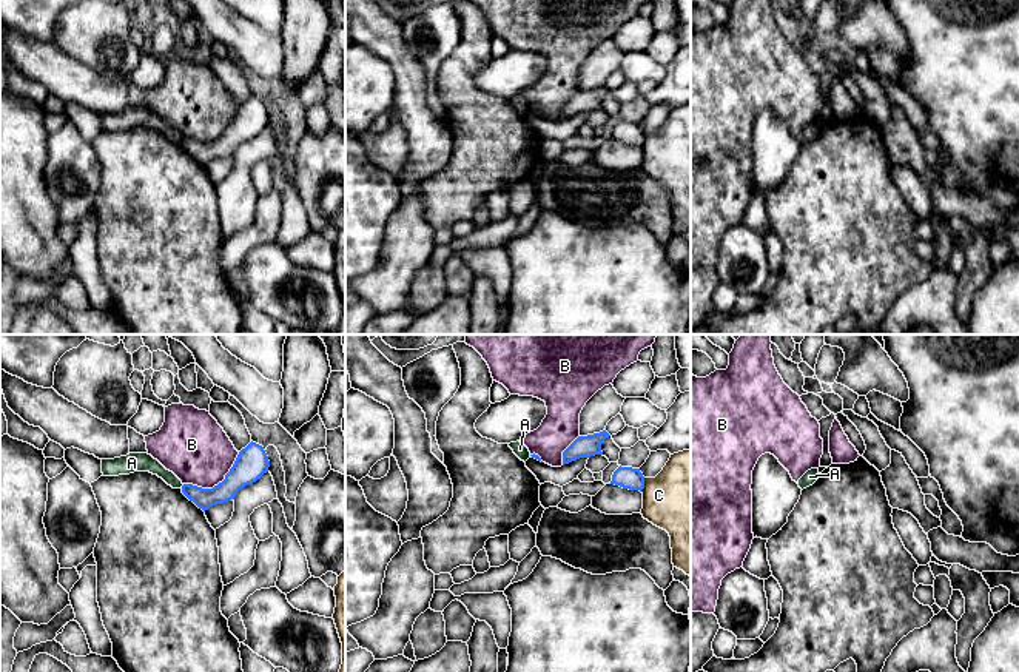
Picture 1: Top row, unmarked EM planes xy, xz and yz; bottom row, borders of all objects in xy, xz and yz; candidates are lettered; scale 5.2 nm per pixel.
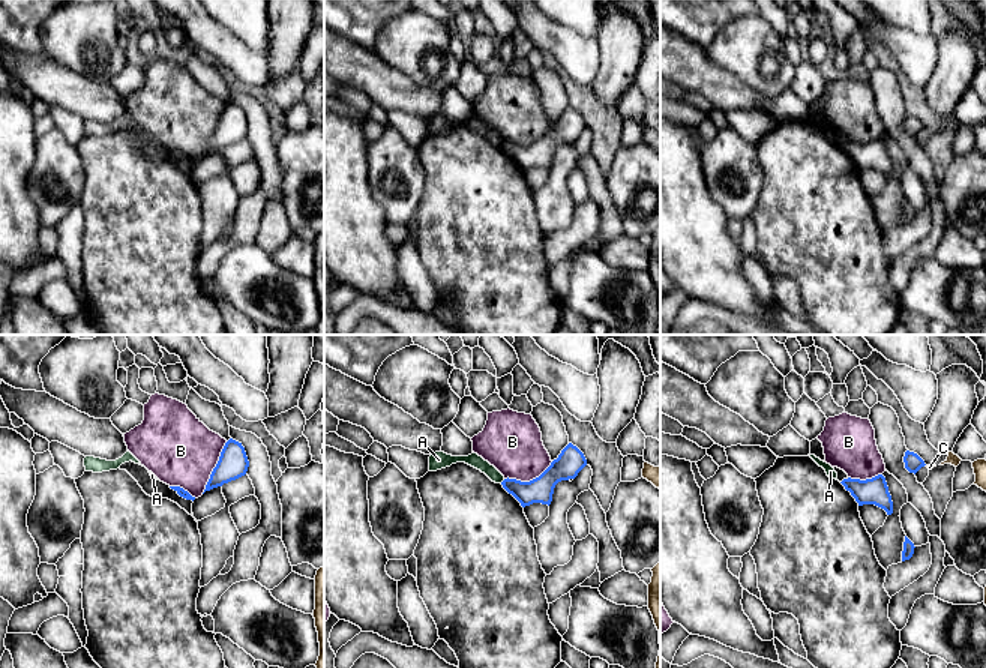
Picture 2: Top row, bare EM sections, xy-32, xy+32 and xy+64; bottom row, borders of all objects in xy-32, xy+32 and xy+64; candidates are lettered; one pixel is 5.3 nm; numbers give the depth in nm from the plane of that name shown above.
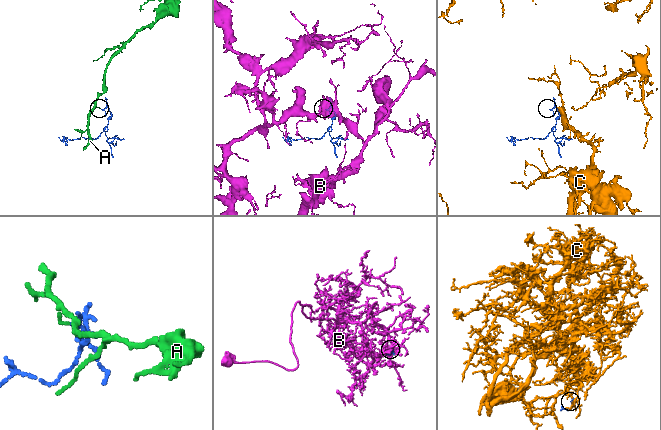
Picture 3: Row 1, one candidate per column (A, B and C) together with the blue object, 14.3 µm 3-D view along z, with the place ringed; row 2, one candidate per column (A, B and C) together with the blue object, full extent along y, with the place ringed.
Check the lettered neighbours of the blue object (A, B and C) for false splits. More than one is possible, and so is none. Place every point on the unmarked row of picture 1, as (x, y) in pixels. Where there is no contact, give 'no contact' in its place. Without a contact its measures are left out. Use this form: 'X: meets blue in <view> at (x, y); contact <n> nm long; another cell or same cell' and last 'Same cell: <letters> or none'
A: meets blue in xy at (182, 141); contact 30 nm long; another cell
B: meets blue in xy at (218, 139); contact 340 nm long; another cell
C: meets blue in xz at (643, 139); contact 80 nm long; another cell
Same cell: none

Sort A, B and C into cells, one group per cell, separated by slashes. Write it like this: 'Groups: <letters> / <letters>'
Groups: A / B / C

